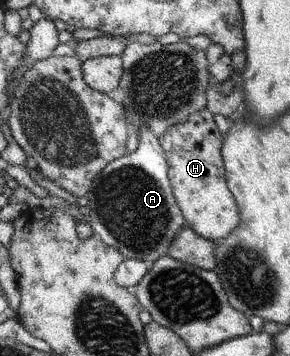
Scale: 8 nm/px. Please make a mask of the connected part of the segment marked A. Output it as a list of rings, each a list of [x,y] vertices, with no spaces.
[[[142,127],[138,150],[108,163],[108,166],[104,167],[103,174],[92,183],[91,191],[86,195],[90,202],[88,205],[90,212],[87,215],[93,234],[108,247],[120,251],[120,255],[125,259],[138,259],[148,266],[154,265],[160,258],[166,256],[175,239],[187,225],[187,219],[176,200],[169,171],[170,165],[163,145],[148,127]]]

